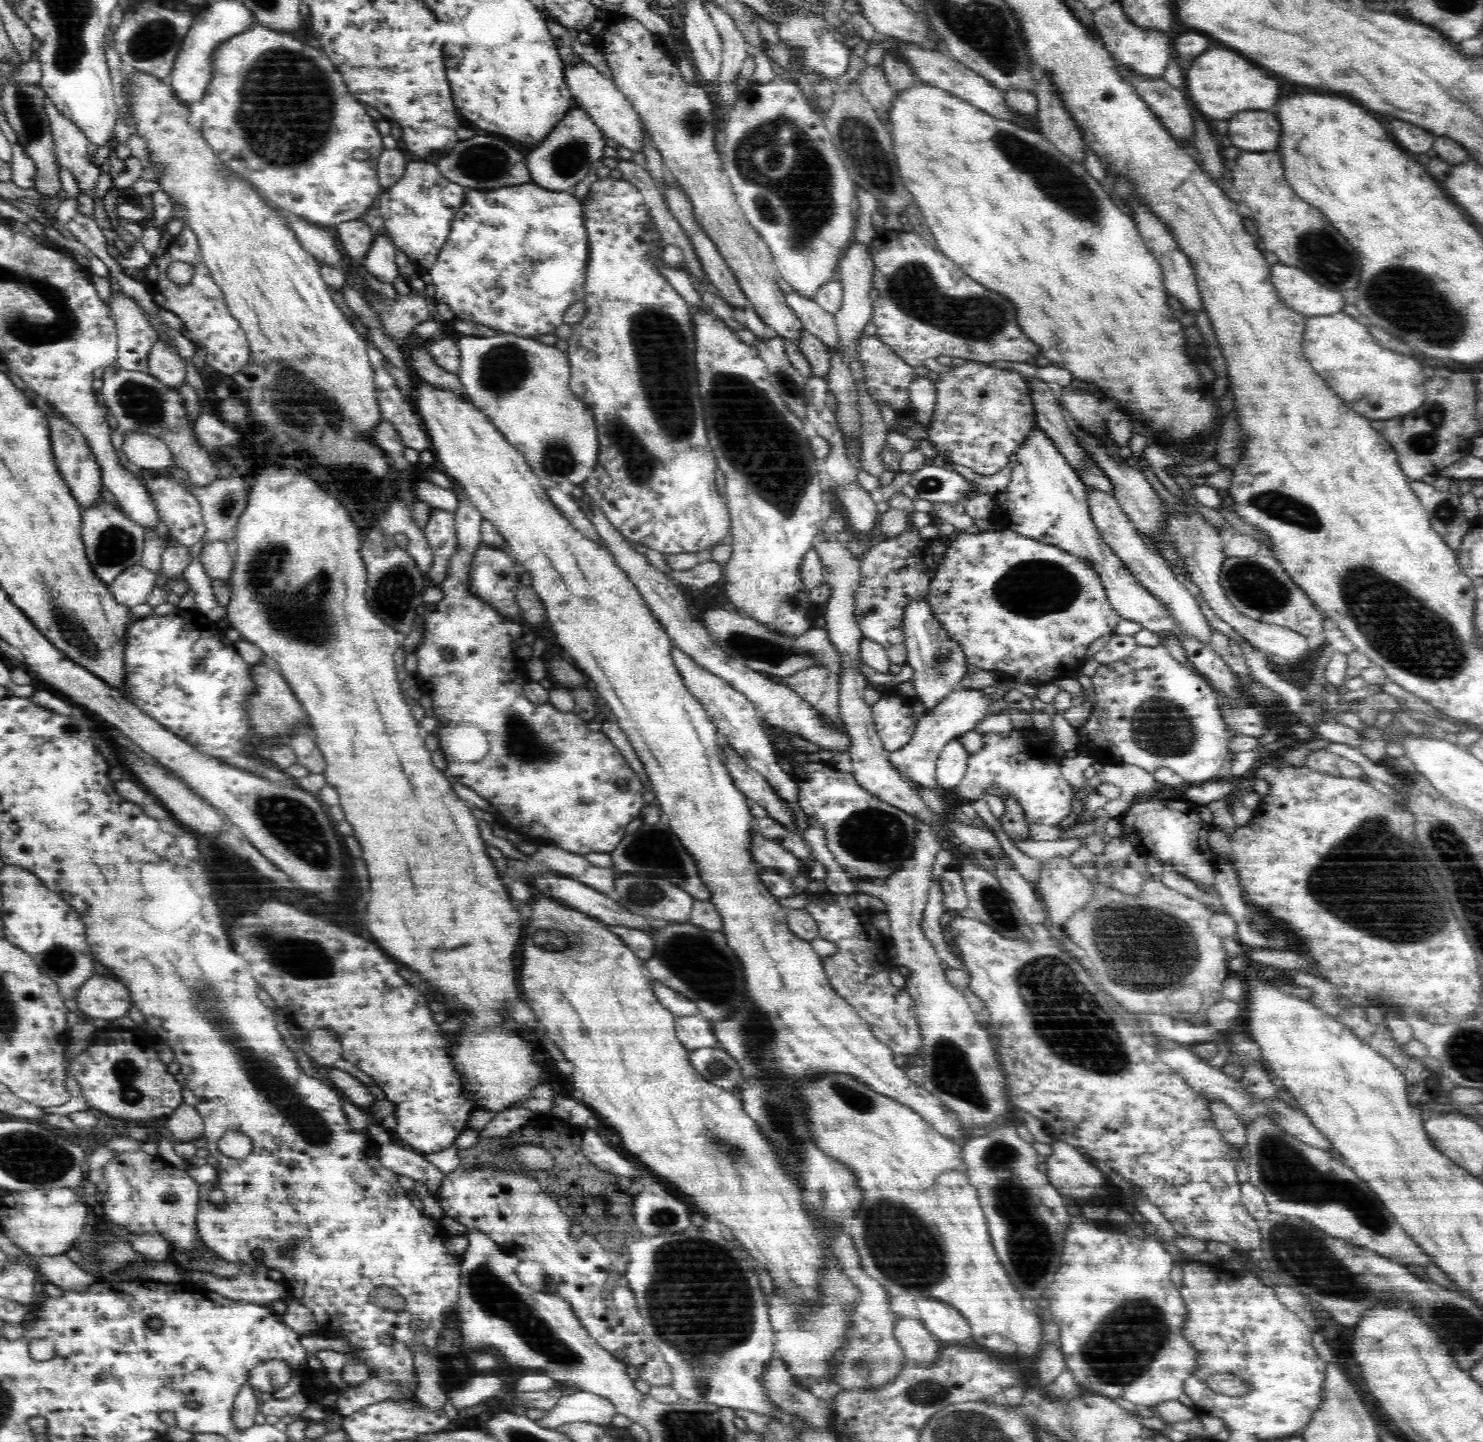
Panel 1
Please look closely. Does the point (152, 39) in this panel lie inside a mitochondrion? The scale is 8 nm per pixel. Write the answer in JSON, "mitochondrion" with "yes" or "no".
{"mitochondrion":"yes"}

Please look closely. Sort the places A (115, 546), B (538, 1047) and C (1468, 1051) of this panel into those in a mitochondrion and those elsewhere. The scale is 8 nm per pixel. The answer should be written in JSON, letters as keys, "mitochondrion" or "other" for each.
{"A":"mitochondrion","B":"other","C":"mitochondrion"}

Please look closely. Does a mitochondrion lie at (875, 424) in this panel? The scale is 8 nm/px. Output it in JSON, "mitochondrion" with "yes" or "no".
{"mitochondrion":"no"}

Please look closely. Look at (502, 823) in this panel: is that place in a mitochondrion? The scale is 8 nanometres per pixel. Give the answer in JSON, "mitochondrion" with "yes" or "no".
{"mitochondrion":"no"}

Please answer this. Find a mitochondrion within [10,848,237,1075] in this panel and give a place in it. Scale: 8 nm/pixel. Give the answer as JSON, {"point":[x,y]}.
{"point":[59,959]}

